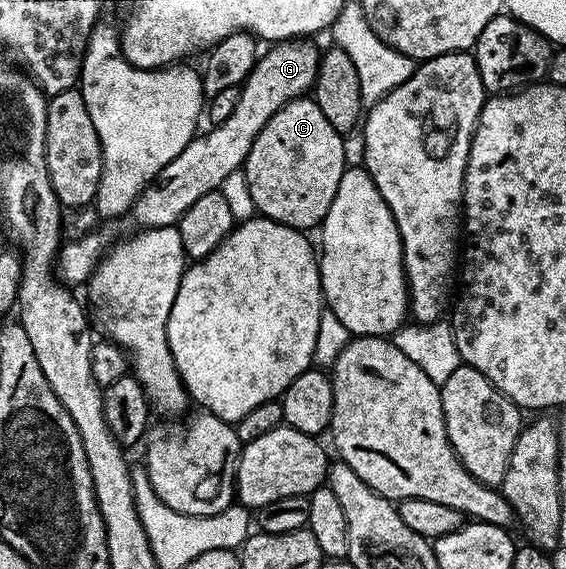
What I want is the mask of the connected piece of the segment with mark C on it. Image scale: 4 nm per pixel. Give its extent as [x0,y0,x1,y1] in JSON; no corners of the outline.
[245,96,348,232]

